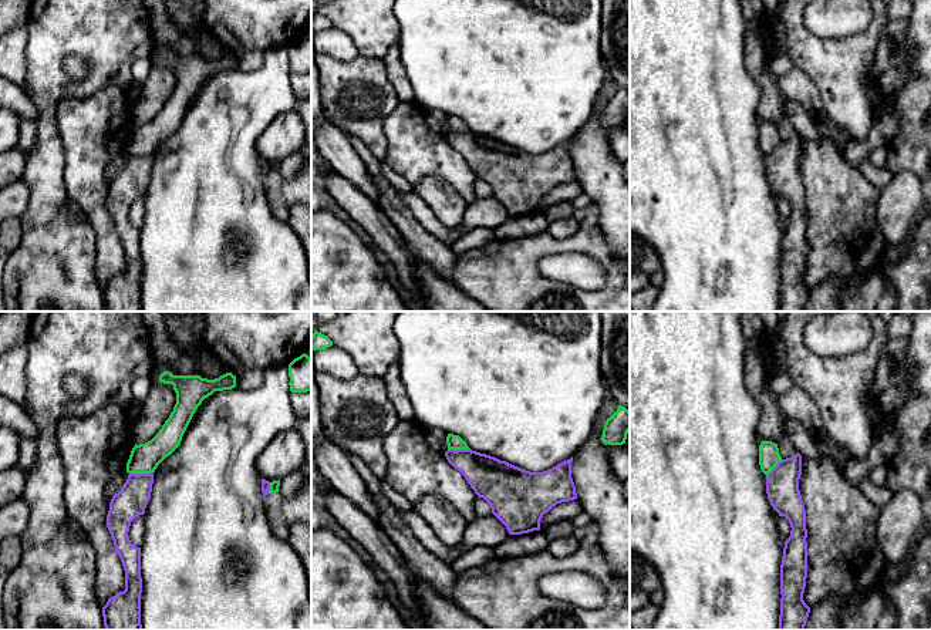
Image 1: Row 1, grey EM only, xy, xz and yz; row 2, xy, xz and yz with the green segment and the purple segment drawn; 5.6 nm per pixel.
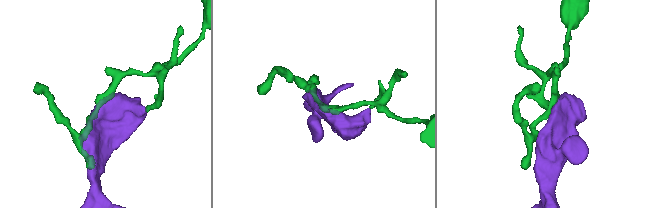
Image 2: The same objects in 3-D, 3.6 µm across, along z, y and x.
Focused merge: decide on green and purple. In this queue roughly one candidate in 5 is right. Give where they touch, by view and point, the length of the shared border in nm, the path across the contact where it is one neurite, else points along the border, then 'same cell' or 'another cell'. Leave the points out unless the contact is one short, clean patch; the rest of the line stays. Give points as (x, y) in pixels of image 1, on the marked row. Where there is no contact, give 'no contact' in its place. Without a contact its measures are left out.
contact xy (141, 472); length 140 nm; another cell

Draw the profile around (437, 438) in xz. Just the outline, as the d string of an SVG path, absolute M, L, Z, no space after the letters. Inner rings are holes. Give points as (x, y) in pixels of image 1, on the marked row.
M422 427L422 428L431 448L439 452L448 451L448 444L446 444L448 434L445 431L431 427Z

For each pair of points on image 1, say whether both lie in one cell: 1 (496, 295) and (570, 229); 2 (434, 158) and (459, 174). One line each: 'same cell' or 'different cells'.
1: different cells
2: same cell

